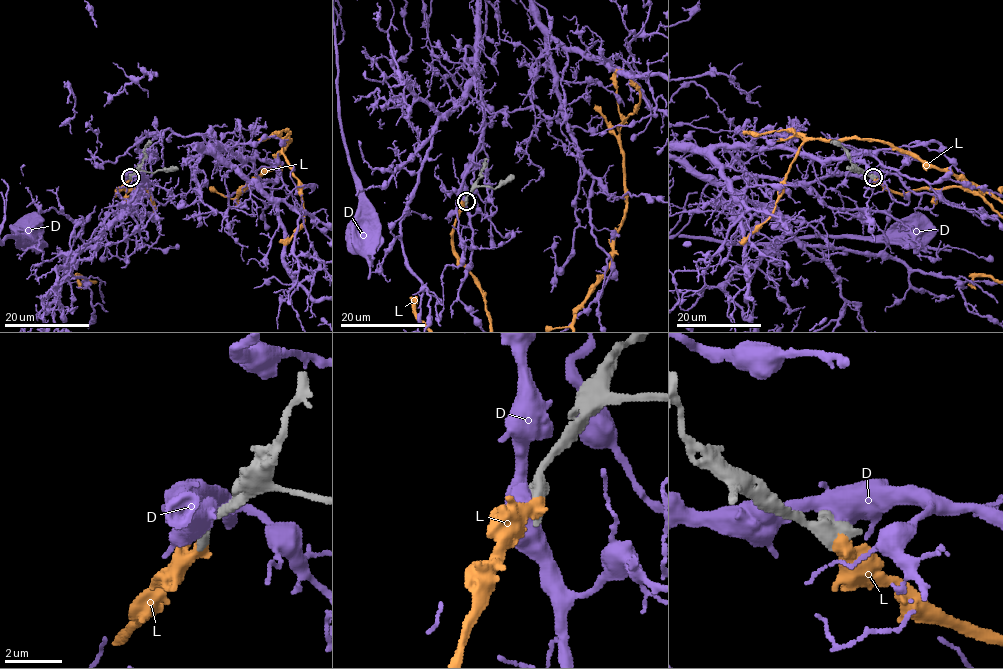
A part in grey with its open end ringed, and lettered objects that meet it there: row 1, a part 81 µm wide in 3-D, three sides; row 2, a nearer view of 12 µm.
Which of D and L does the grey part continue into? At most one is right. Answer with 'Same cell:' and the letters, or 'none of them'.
Same cell: L

